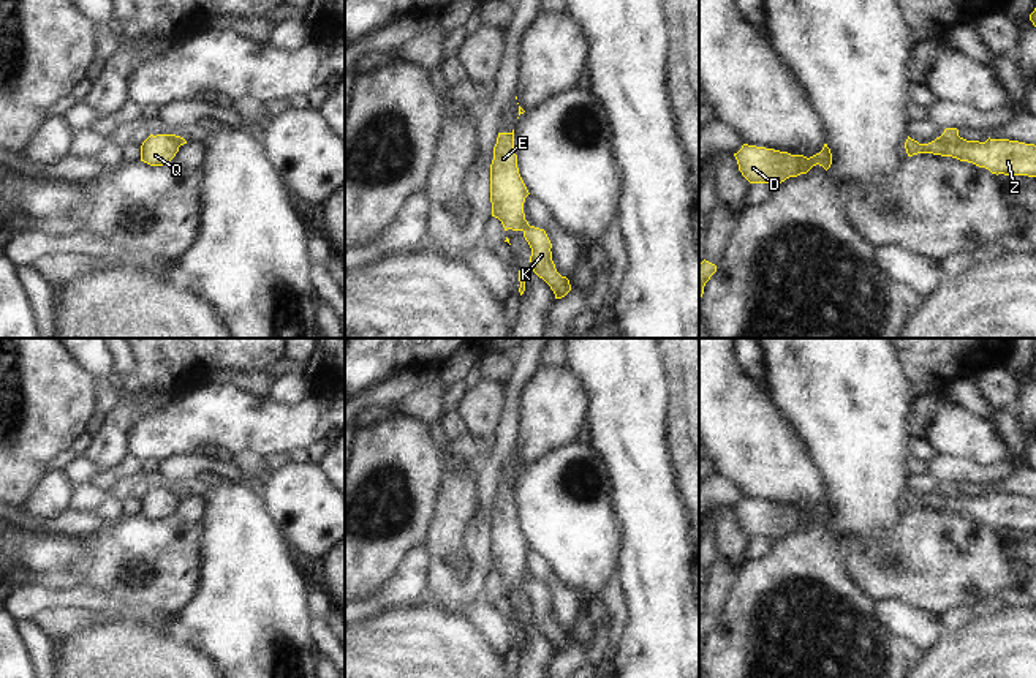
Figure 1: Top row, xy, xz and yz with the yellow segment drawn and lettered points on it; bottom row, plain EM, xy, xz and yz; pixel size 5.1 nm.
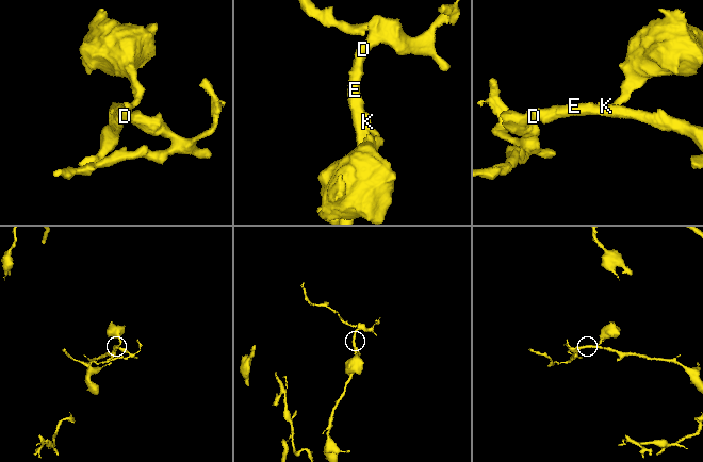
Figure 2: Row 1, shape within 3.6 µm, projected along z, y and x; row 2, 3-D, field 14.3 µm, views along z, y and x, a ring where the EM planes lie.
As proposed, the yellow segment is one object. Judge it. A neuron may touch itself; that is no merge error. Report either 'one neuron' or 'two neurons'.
two neurons

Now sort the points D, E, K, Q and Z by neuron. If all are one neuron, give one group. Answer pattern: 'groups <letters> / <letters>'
groups D E Q Z / K

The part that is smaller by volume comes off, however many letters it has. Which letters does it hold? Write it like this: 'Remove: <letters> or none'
Remove: K

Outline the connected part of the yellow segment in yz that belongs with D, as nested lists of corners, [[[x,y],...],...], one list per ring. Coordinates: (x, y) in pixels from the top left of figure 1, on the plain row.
[[[743,498],[734,510],[739,525],[750,537],[769,539],[780,539],[789,531],[807,528],[816,518],[826,525],[832,518],[832,507],[827,498],[824,498],[819,507],[810,512],[748,498]]]

